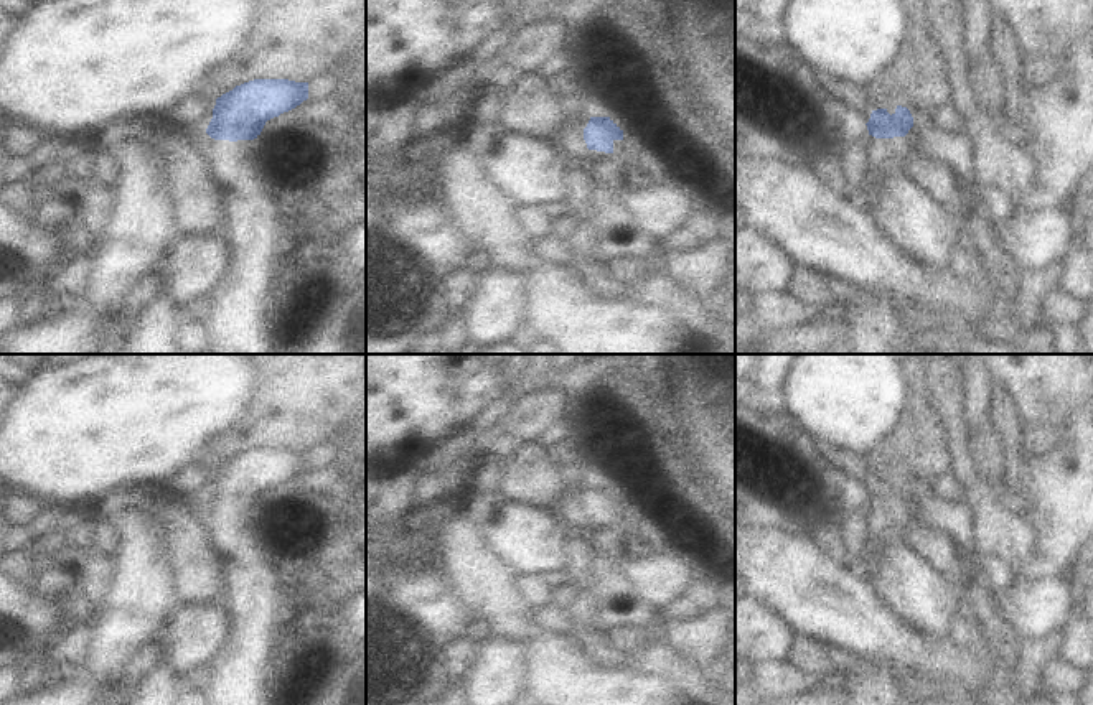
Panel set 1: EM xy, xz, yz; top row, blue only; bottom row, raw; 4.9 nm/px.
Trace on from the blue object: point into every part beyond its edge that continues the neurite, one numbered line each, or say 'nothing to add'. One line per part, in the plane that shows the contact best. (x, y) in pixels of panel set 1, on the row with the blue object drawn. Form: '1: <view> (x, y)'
1: xz (579, 121)

